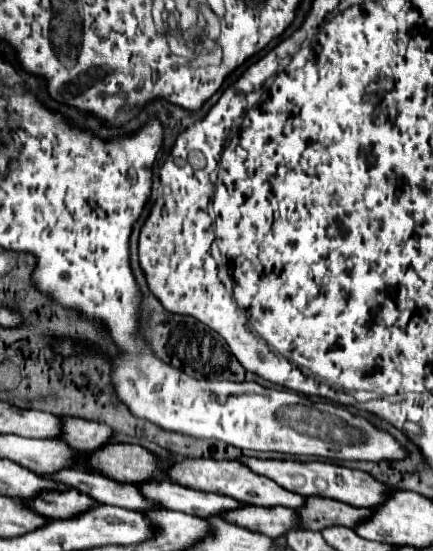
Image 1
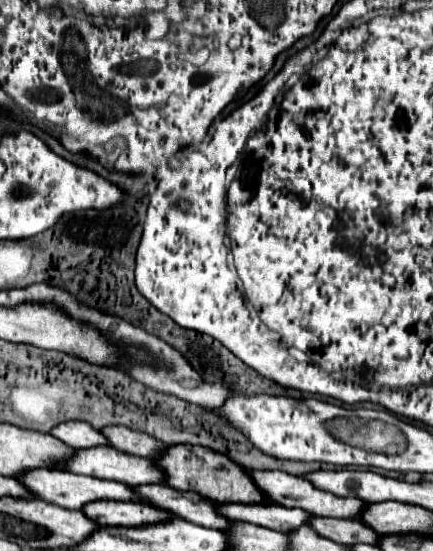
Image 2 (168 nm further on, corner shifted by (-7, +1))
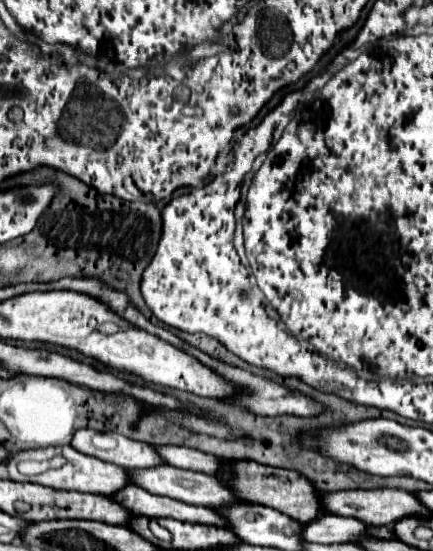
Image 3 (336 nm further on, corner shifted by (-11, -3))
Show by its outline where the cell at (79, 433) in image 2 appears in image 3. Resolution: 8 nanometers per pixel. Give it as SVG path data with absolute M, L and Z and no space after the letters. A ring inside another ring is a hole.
M77 430L73 436L73 448L81 454L119 464L123 468L155 468L165 464L151 444L131 440L117 432Z

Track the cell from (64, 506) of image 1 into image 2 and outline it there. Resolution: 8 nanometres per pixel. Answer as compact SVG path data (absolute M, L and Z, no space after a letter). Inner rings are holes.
M99 500L81 508L89 520L99 526L141 526L173 518L167 510L145 506L141 502L115 502Z

